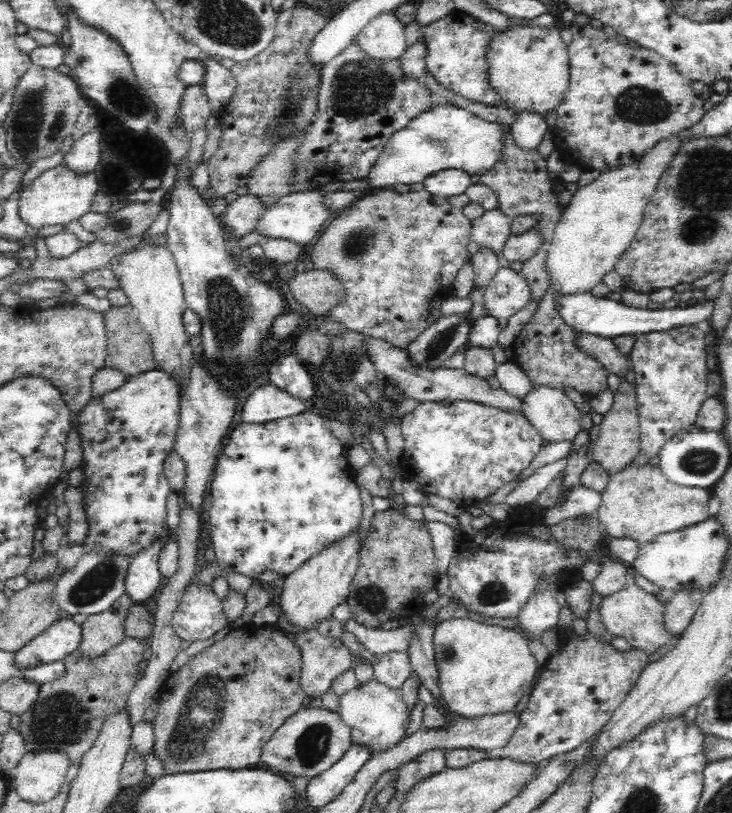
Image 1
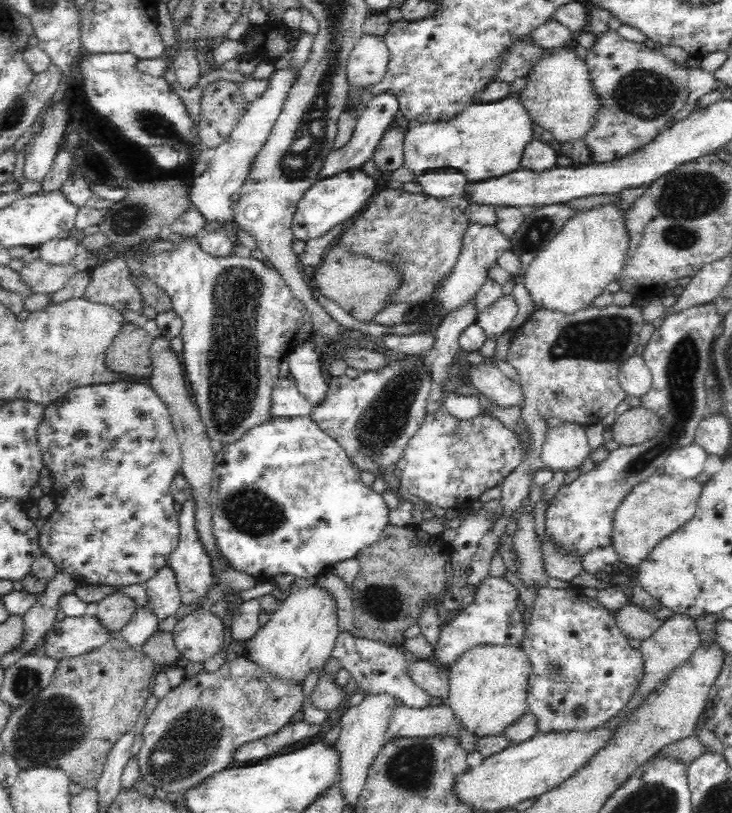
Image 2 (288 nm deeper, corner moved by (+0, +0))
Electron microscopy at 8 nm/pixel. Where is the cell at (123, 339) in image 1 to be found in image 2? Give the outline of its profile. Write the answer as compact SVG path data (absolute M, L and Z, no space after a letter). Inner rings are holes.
M122 324L112 346L106 350L106 366L110 372L152 378L152 348L154 336L136 324Z

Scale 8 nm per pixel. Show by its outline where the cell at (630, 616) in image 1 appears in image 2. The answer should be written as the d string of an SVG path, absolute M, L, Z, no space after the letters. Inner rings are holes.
M630 602L624 608L620 608L614 618L620 632L628 640L640 640L640 642L650 640L656 634L656 630L664 624L660 618L640 610L636 604L630 604Z

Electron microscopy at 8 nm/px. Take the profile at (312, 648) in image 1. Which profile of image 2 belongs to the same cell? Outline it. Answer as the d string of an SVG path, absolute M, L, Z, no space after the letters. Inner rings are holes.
M330 658L330 662L322 668L322 676L312 692L314 708L320 708L324 712L332 712L332 710L340 708L340 704L344 702L342 688L336 686L336 672L338 670L340 670L340 662L336 662L334 658Z

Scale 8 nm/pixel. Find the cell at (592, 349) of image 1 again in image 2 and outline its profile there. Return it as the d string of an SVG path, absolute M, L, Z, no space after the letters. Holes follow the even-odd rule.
M636 354L630 360L626 360L626 364L620 366L618 378L620 378L620 384L626 390L628 398L630 396L638 396L640 398L652 386L652 372L646 366L644 358L640 358Z

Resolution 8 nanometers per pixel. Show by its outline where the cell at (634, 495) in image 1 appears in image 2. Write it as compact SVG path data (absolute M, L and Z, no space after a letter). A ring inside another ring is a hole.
M664 472L652 474L636 488L632 488L612 514L612 546L618 552L618 560L628 566L640 566L640 562L650 556L660 540L670 536L680 526L688 524L696 516L700 494L702 484L696 482L696 478L680 480L666 476Z

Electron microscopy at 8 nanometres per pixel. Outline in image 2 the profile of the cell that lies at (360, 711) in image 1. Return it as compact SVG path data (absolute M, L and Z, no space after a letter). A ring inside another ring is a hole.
M396 706L392 710L392 718L388 722L388 730L384 734L386 744L400 738L432 738L432 736L456 736L460 738L462 748L468 754L474 754L474 746L478 736L470 734L456 718L454 710L450 706L430 706L430 708L408 708L408 706Z

